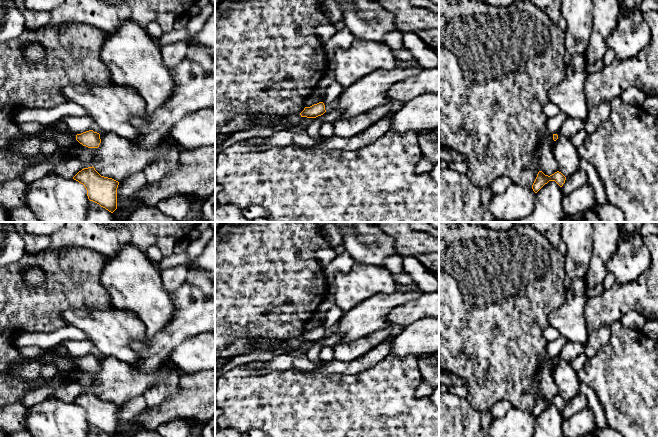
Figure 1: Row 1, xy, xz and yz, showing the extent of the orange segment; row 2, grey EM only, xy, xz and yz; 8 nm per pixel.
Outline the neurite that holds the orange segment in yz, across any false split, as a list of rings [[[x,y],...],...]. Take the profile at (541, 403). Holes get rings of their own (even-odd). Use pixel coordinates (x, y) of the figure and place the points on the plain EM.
[[[539,395],[532,409],[532,413],[535,417],[537,417],[549,405],[555,405],[560,411],[562,411],[565,407],[565,404],[566,401],[559,395],[550,400],[545,399],[542,395]]]

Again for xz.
[[[319,326],[317,328],[314,328],[310,331],[305,331],[304,334],[301,337],[290,339],[284,341],[286,345],[295,347],[299,344],[301,344],[303,341],[307,342],[316,342],[318,340],[323,339],[326,336],[325,329],[323,326]]]

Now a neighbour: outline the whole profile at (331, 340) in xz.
[[[331,333],[328,336],[325,336],[322,341],[323,347],[335,347],[341,339],[341,335],[337,333]]]

